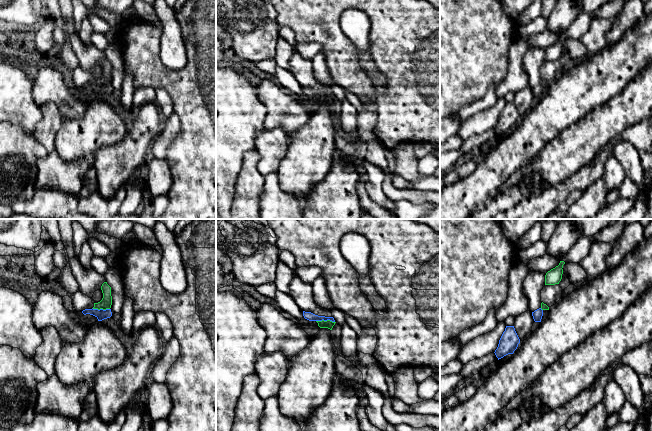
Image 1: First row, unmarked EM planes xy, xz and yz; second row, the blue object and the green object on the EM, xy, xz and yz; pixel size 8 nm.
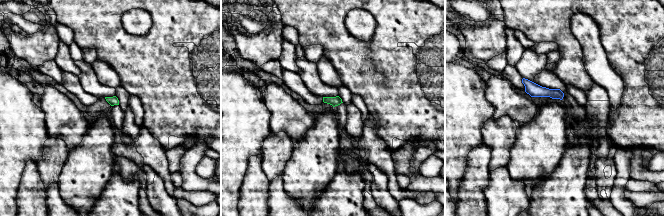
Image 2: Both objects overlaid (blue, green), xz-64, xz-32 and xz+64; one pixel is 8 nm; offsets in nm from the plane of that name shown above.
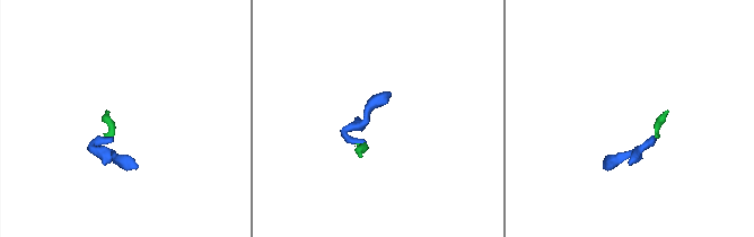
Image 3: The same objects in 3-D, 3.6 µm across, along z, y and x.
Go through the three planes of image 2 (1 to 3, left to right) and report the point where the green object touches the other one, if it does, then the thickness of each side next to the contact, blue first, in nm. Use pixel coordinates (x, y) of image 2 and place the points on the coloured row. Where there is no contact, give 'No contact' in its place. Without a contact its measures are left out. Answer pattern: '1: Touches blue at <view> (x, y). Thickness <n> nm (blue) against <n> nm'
1: No contact
2: No contact
3: No contact

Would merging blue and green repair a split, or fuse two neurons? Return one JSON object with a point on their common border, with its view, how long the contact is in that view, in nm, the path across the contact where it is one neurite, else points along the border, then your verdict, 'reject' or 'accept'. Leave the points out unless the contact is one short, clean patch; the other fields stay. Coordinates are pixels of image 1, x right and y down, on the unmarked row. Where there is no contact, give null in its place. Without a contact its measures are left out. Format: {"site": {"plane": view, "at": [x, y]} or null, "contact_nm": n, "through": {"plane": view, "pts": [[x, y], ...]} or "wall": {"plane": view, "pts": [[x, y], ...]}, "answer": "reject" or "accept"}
{"site": {"plane": "xz", "at": [325, 96]}, "contact_nm": 150, "wall": {"plane": "xz", "pts": [[316, 96], [331, 96], [334, 98]]}, "answer": "reject"}

